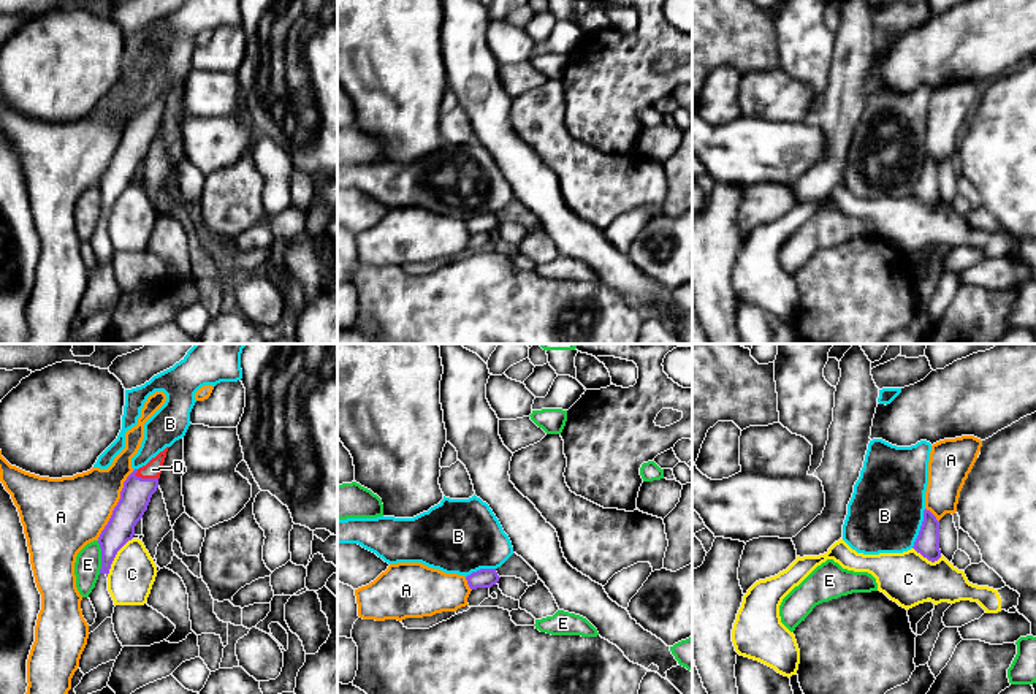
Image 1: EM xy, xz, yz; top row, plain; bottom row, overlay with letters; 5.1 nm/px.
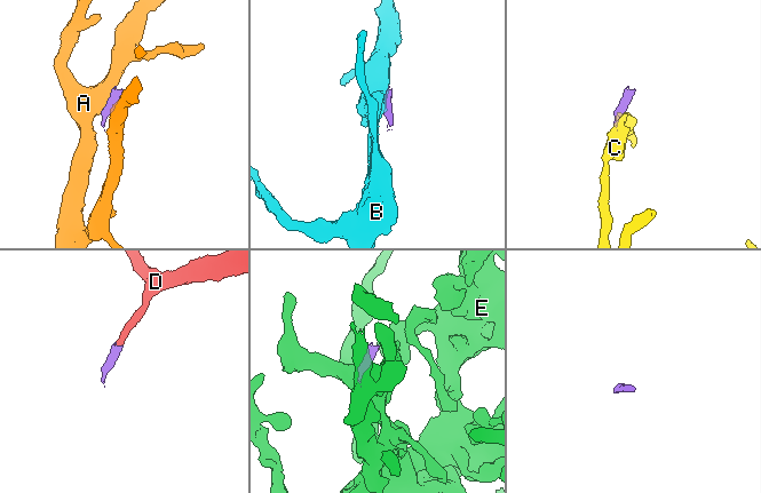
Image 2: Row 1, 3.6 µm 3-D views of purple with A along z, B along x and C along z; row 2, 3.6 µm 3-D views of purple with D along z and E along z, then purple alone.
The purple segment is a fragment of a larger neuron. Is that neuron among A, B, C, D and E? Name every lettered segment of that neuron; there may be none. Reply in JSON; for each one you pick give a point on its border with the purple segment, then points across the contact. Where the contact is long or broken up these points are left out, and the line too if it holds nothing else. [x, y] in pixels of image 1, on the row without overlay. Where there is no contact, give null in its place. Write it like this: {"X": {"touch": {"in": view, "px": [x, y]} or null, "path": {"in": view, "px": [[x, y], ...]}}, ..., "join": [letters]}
{"D": {"touch": {"in": "xy", "px": [146, 124]}, "path": {"in": "xy", "px": [[135, 141], [138, 132], [146, 124], [152, 114]]}}, "join": ["D"]}

